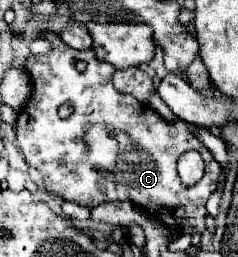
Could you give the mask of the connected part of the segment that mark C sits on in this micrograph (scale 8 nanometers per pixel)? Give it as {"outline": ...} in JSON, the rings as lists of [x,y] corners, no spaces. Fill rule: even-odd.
{"outline":[[[41,34],[41,36],[53,44],[53,50],[47,54],[31,54],[27,58],[25,68],[33,80],[33,94],[23,114],[19,114],[17,118],[17,140],[27,164],[41,172],[47,192],[89,208],[95,208],[109,200],[129,200],[137,208],[145,210],[147,216],[157,218],[175,236],[181,236],[187,226],[195,228],[195,232],[201,234],[205,230],[205,216],[207,216],[205,204],[219,184],[221,166],[195,136],[193,126],[183,120],[167,122],[151,106],[139,102],[131,94],[117,92],[111,82],[111,74],[115,72],[115,68],[95,58],[93,50],[85,52],[73,50],[55,34]],[[79,60],[87,62],[85,72],[77,72],[75,62]],[[65,102],[71,102],[75,110],[69,118],[63,120],[57,116],[57,110]],[[189,150],[197,150],[205,160],[205,176],[195,186],[187,188],[181,184],[177,176],[177,160],[183,152]]]}

